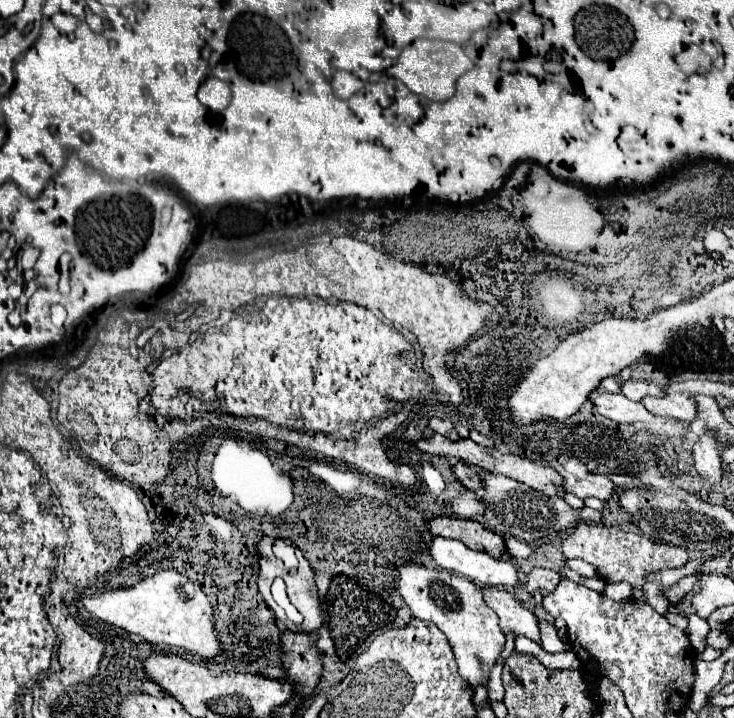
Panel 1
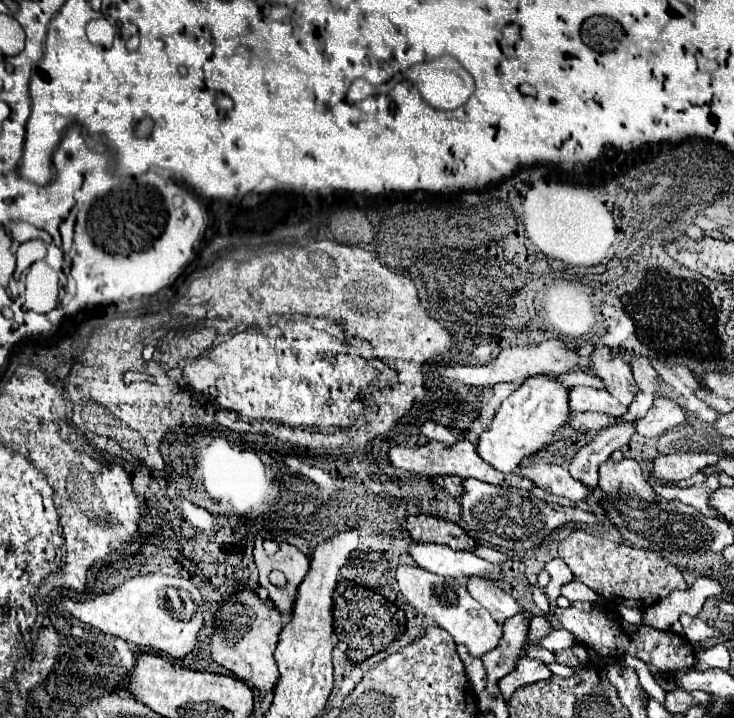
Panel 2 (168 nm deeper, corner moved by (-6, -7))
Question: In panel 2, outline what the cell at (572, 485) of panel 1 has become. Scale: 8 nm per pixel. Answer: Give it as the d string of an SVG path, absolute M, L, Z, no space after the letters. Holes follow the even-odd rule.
M531 463L523 465L519 473L535 483L535 487L541 487L543 491L551 495L561 495L571 501L583 501L589 491L579 481L575 481L569 471L563 471L557 465L551 463Z

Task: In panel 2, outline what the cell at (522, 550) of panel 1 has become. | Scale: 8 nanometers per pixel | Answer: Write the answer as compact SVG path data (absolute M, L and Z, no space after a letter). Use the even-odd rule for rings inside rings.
M475 545L475 547L473 547L473 553L479 555L479 557L483 557L483 559L489 561L489 563L503 563L503 561L507 561L505 553L497 551L497 549L493 549L493 547L485 547L485 545Z

